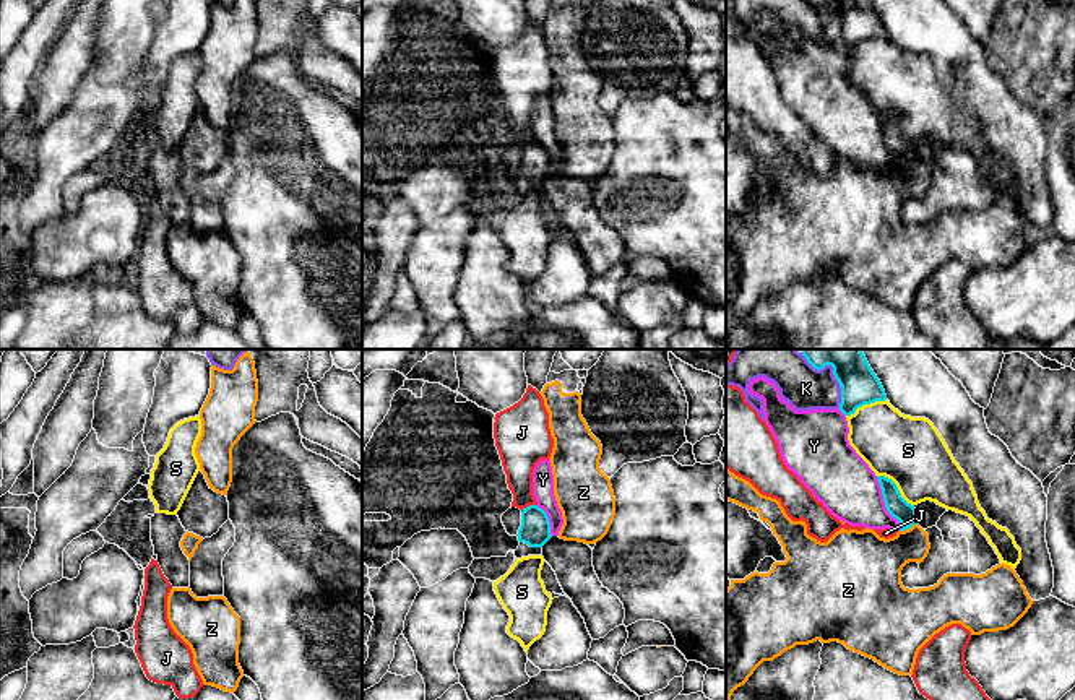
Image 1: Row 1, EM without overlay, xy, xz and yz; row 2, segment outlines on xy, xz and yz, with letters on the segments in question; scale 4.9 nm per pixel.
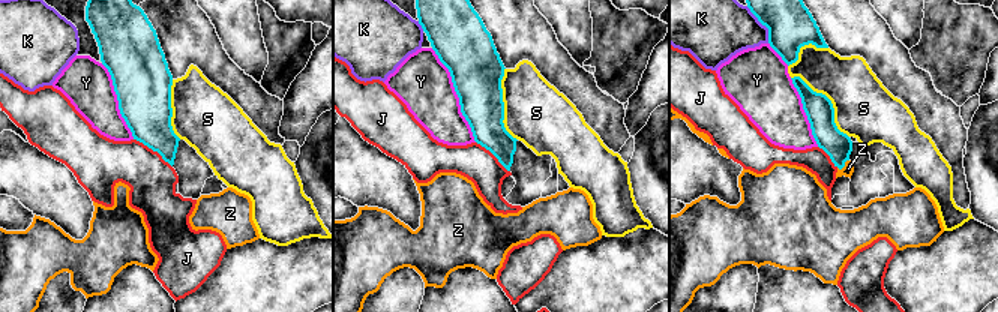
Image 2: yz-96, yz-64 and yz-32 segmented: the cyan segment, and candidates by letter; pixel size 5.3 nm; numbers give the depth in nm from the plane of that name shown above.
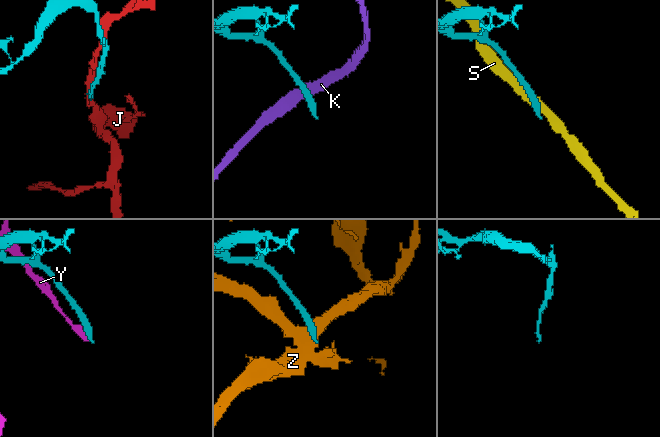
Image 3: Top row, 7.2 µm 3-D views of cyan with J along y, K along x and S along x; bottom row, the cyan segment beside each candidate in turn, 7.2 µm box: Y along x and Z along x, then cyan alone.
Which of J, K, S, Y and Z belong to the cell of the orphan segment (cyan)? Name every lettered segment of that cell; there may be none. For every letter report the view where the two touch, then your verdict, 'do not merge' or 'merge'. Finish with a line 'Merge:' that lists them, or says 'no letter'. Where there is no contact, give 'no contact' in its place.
J: meets cyan in xz; do not merge
K: meets cyan in yz; do not merge
S: meets cyan in yz; do not merge
Y: meets cyan in yz; do not merge
Z: meets cyan in yz; do not merge
Merge: no letter

